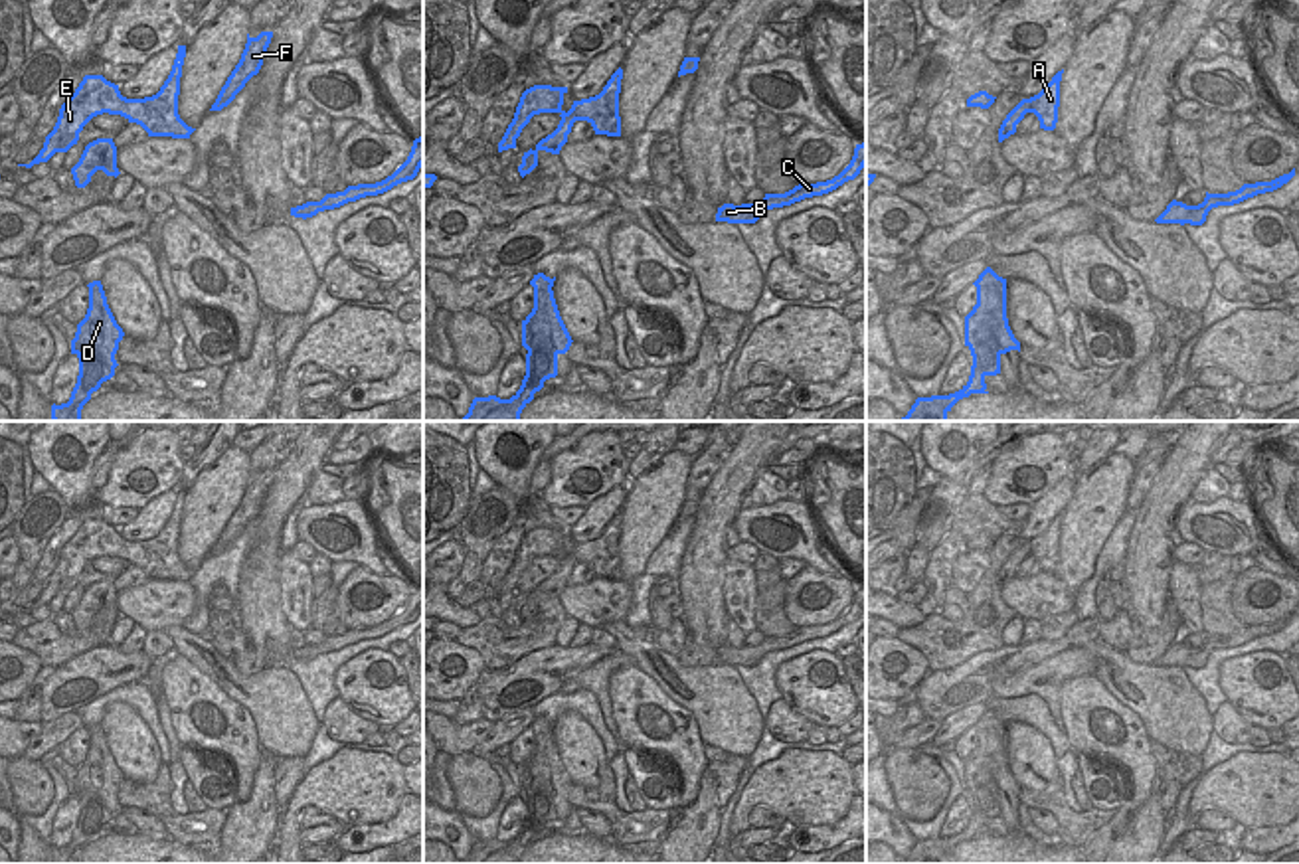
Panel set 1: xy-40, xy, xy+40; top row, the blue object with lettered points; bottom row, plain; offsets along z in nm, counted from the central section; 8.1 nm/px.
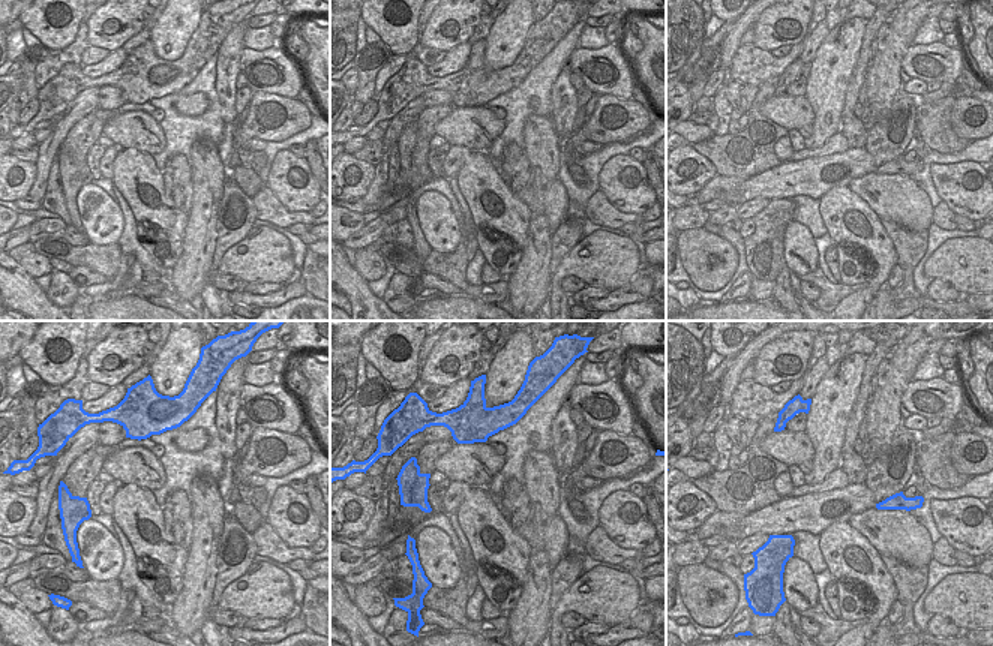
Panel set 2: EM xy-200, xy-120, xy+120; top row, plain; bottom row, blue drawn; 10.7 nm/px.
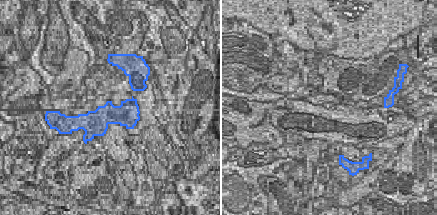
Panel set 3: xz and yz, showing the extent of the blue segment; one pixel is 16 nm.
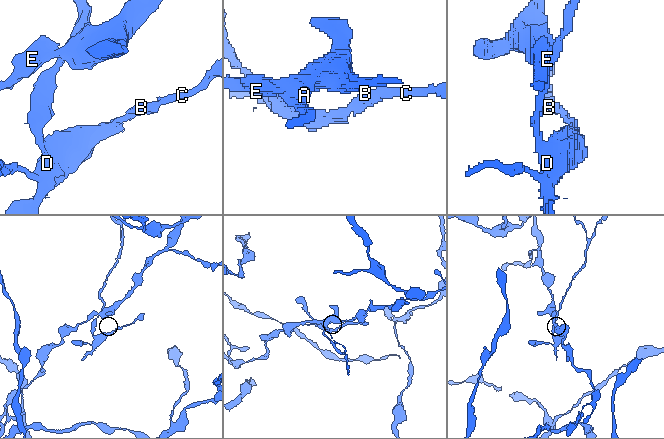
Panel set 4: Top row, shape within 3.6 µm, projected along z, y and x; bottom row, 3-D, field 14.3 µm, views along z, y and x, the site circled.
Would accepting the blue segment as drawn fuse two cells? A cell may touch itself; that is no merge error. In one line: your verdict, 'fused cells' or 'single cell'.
fused cells

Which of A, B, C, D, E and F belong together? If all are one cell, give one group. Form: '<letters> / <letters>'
A E F / B C D

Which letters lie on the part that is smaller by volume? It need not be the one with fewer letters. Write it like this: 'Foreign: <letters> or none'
Foreign: B, C, D

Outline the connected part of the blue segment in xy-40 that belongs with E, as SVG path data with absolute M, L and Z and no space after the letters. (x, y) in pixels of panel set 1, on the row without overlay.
M178 488L178 496L172 508L172 514L160 534L144 542L127 542L121 538L119 528L107 524L103 518L85 518L75 536L61 548L57 565L53 573L45 579L43 591L30 607L18 607L32 611L34 607L47 605L55 595L67 595L79 583L83 569L97 558L121 558L129 565L140 567L148 579L172 579L172 581L190 581L196 573L188 569L178 558L178 538L180 538L180 520L186 500L186 488Z

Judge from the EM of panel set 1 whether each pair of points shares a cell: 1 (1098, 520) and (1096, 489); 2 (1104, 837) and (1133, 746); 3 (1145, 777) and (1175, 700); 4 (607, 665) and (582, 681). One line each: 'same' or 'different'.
1: same
2: same
3: different
4: same

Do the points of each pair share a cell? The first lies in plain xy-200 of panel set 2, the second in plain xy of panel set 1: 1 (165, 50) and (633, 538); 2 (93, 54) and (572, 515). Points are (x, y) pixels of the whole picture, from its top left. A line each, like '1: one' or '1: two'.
1: one
2: one

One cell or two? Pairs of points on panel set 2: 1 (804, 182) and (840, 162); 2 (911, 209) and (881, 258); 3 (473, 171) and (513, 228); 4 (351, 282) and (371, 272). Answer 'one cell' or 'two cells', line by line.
1: one cell
2: two cells
3: one cell
4: two cells

